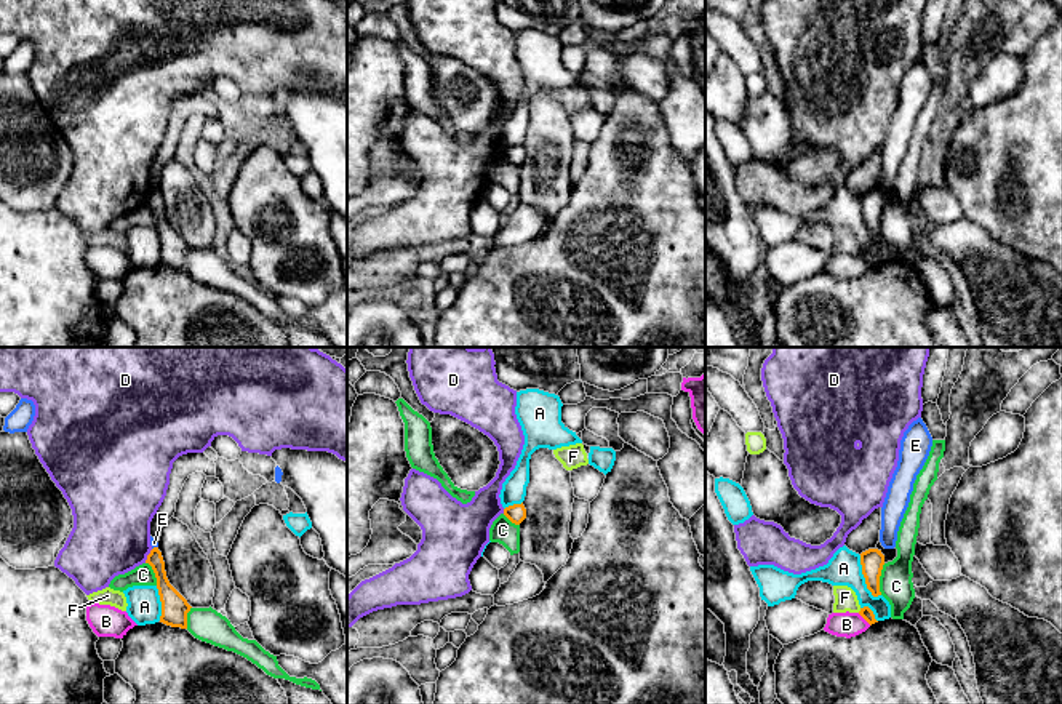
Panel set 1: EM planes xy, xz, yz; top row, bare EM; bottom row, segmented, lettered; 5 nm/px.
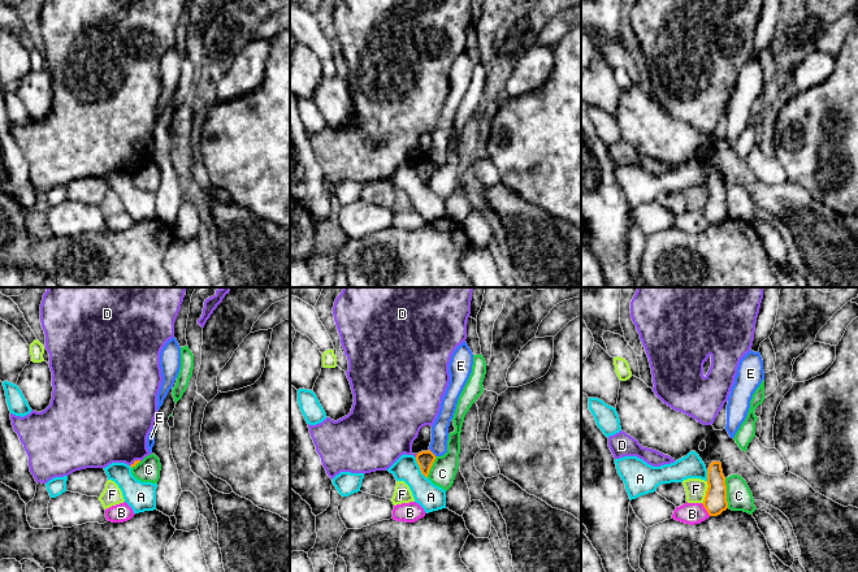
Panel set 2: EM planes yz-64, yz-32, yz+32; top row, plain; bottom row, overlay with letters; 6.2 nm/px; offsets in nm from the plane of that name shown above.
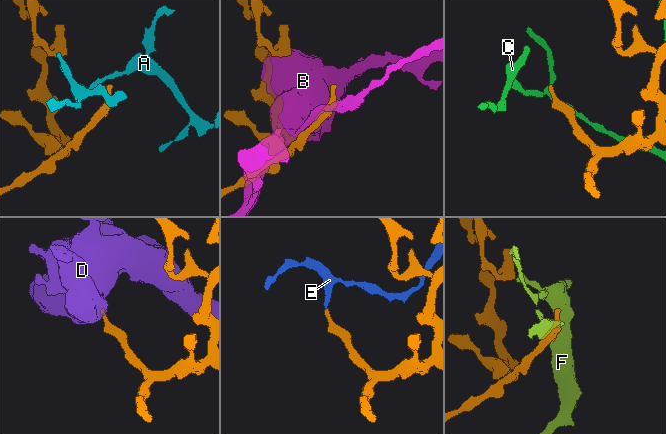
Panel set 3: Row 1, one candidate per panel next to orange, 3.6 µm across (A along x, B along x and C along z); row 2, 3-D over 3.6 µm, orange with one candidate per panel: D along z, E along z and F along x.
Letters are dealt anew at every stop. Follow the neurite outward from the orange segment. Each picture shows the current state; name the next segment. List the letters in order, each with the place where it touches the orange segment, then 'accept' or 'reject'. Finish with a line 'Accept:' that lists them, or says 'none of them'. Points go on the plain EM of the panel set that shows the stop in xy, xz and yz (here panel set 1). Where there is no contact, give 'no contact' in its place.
A: yz (864, 218) | reject
B: yz (864, 260) | reject
C: yz (878, 221) | reject
D: xy (147, 197) | reject
E: xy (154, 189) | reject
F: yz (861, 252) | reject
Accept: none of them

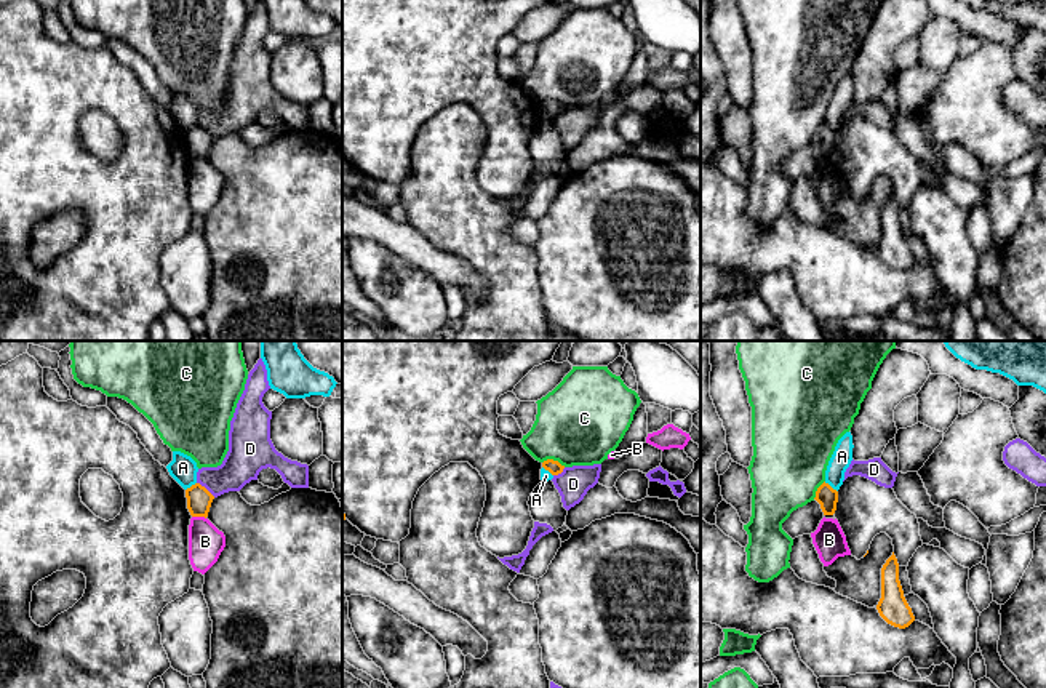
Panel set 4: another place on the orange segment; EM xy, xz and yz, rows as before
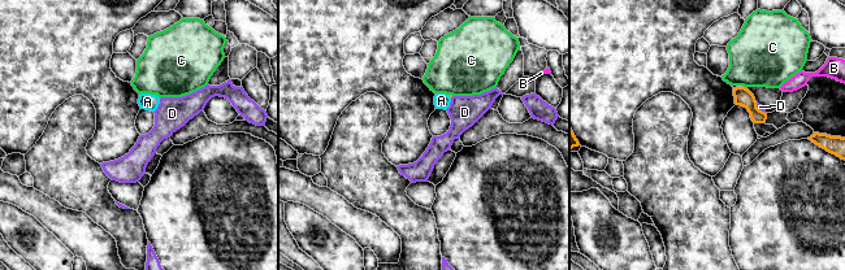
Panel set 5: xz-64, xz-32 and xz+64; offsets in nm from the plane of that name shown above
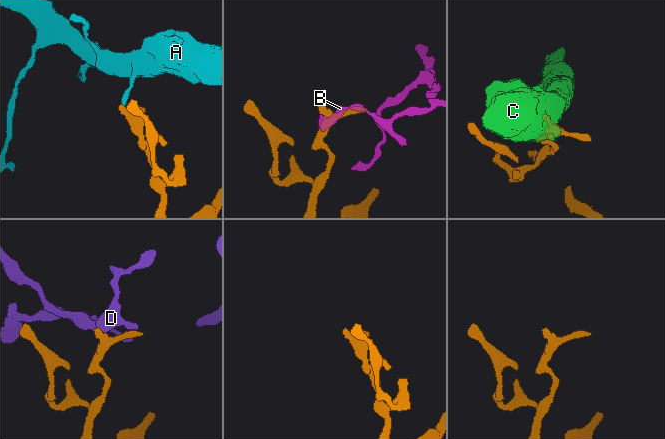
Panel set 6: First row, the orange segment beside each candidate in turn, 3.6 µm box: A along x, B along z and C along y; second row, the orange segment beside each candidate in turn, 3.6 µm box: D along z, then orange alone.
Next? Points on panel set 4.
A: yz (829, 127) | reject
B: xy (199, 157) | reject
C: xz (552, 101) | reject
D: xy (205, 130) | reject
Accept: none of them

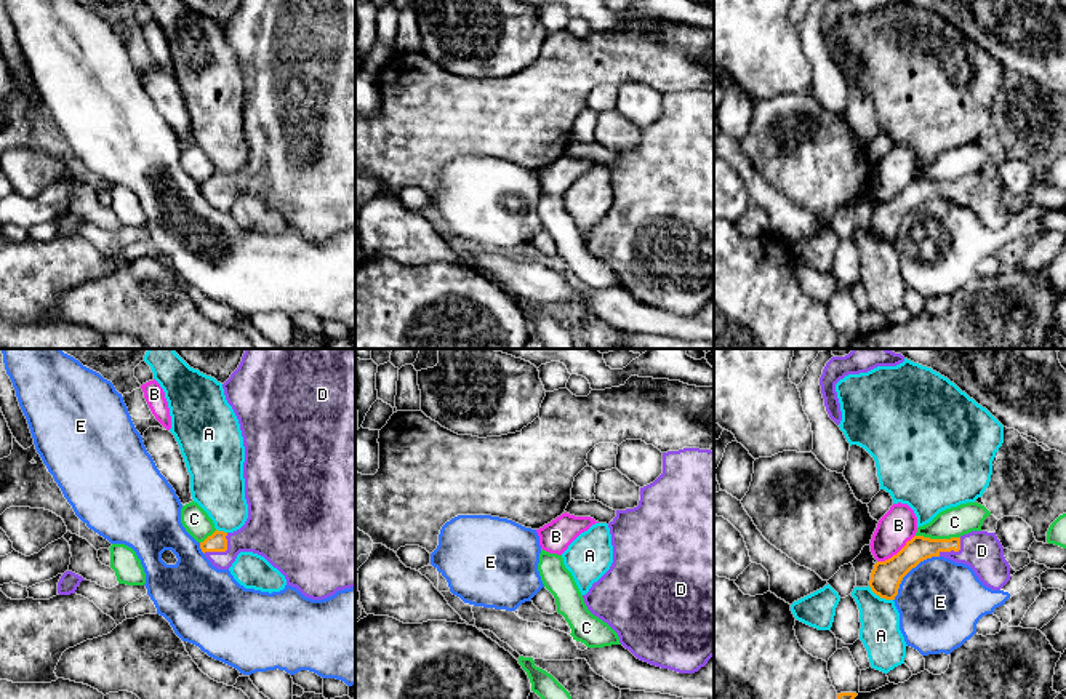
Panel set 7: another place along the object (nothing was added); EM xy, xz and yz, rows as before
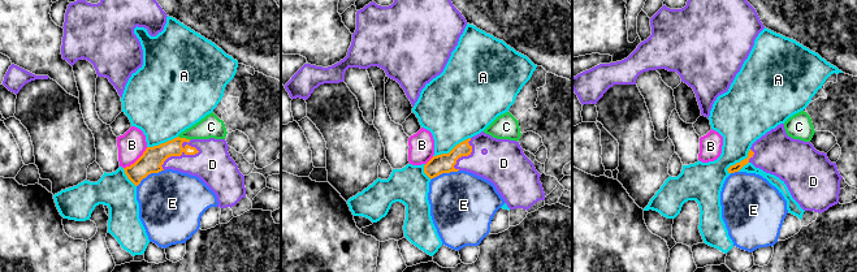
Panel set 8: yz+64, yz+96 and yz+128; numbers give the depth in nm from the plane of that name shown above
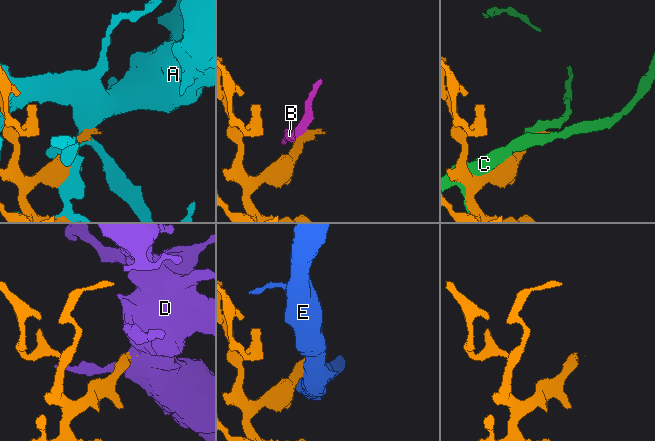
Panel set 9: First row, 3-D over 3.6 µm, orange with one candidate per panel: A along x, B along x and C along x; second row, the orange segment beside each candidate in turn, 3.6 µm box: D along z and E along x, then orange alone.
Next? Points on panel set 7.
A: yz (881, 239) | reject
B: yz (897, 195) | reject
C: yz (938, 181) | reject
D: xy (223, 192) | accept
E: yz (909, 211) | reject
Accept: D

